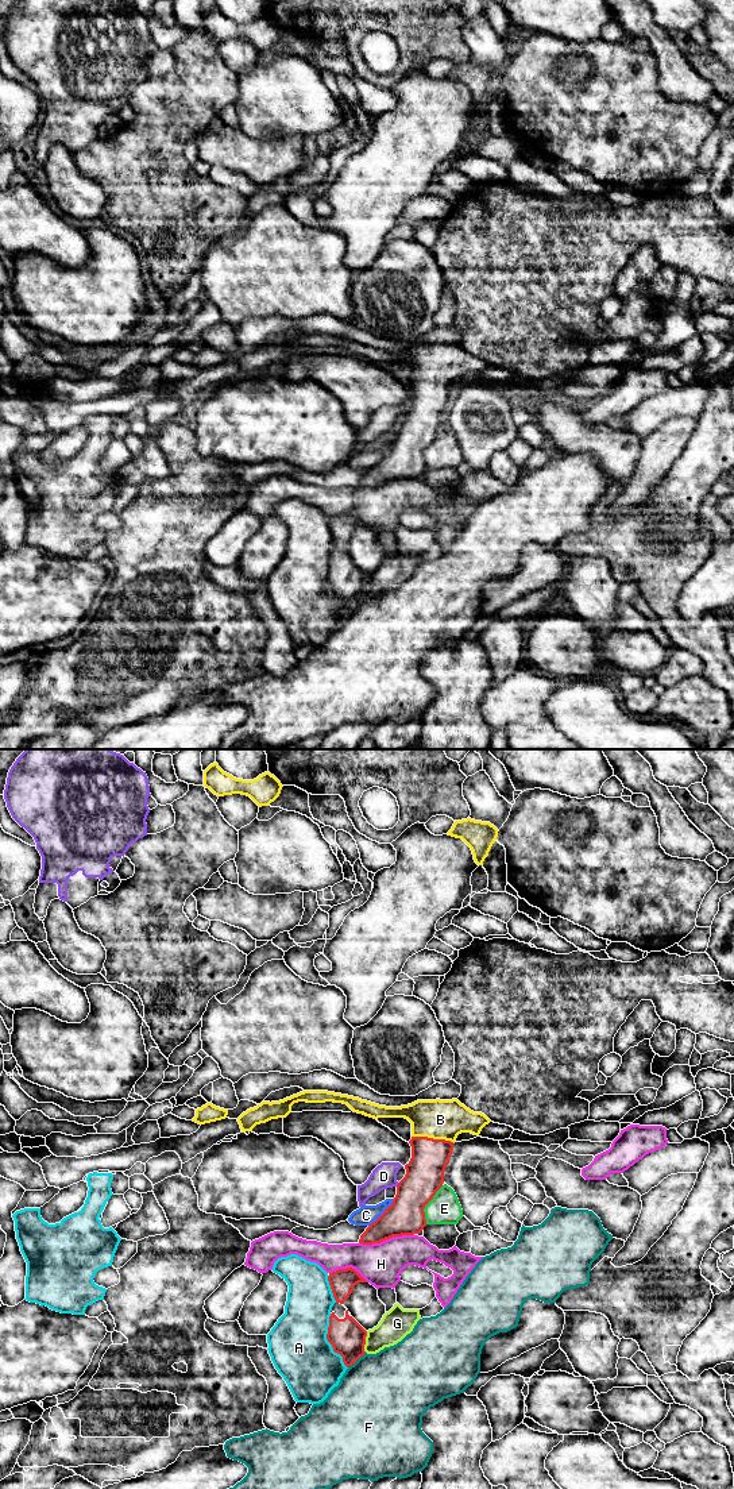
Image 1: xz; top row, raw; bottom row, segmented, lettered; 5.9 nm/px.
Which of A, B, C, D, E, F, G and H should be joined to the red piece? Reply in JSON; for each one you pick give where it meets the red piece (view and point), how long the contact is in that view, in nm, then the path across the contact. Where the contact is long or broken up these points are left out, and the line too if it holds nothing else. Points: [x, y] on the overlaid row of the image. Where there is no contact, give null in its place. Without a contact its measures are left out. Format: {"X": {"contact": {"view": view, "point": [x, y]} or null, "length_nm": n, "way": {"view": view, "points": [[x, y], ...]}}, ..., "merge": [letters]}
{"B": {"contact": {"view": "xz", "point": [432, 1138]}, "length_nm": 260, "way": {"view": "xz", "points": [[424, 1176], [431, 1154], [432, 1138], [435, 1126], [440, 1119]]}}, "merge": ["B"]}

